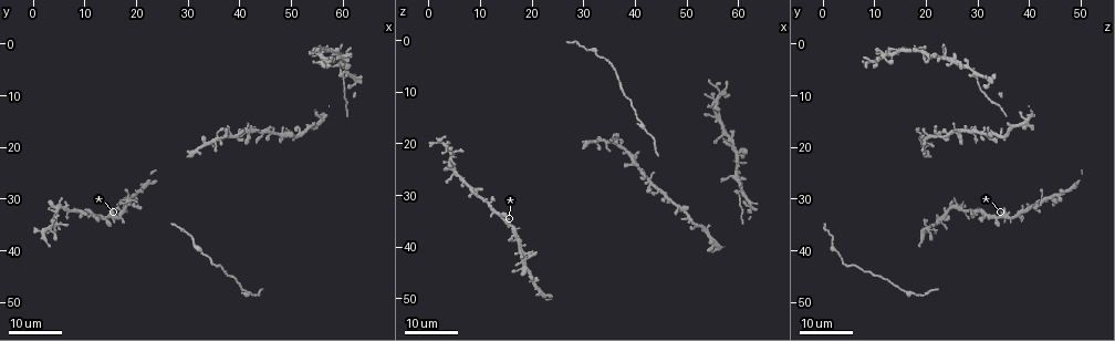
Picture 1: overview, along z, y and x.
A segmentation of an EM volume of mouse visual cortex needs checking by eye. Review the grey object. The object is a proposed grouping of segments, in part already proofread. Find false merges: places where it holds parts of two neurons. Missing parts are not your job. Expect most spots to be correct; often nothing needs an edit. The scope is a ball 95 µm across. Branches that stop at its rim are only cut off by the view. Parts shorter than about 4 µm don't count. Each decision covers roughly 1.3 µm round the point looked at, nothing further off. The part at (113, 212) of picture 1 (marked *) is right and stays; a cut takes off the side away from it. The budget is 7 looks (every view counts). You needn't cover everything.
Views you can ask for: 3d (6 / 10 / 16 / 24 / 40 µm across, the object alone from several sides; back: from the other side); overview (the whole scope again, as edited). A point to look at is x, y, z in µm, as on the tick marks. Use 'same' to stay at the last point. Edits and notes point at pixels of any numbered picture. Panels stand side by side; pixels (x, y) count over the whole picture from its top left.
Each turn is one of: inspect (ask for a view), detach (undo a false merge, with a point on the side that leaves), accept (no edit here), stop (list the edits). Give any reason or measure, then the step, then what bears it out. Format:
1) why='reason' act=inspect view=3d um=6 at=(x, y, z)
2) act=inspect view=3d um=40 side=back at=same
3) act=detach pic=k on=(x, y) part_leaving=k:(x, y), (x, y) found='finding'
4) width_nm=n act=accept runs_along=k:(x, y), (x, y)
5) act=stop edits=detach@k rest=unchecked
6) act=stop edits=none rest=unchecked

why='three-way junction' act=inspect view=3d um=24 at=(14.5, 33.0, 34.5)

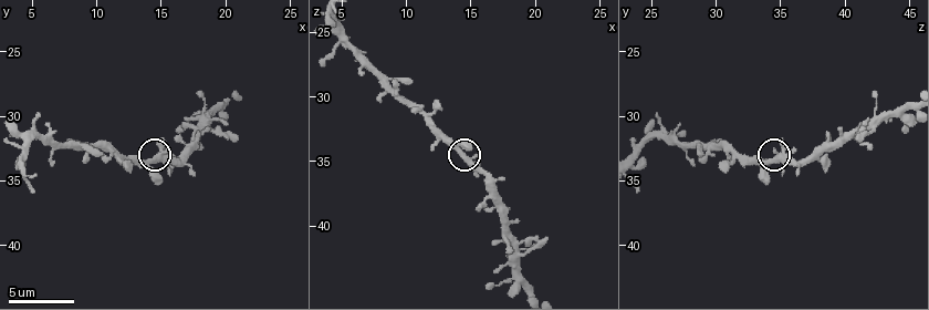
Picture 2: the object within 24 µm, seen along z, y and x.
why='zoom in' act=inspect view=3d um=10 at=(14.4, 33.4, 34.4)

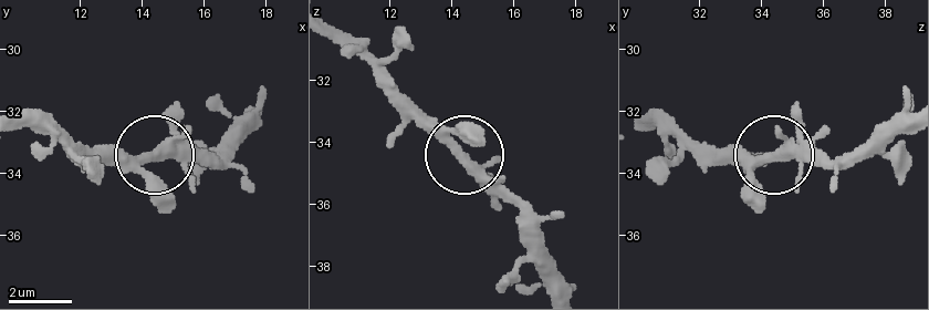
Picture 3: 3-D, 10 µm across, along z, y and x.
arms=3 act=accept runs_along=3:(778, 130), (783, 137), (766, 154), (698, 158) found='one neuron here'

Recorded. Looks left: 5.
why='sudden change in width' act=inspect view=3d um=24 at=(2.0, 37.0, 19.0)

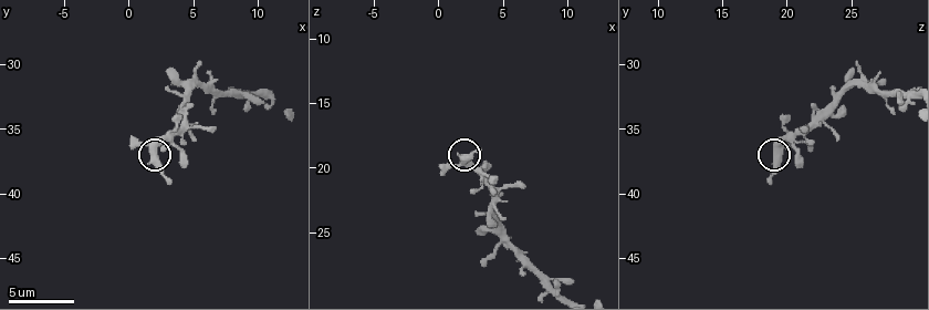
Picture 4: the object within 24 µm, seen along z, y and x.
why='zoom in' act=inspect view=3d um=6 at=(2.2, 37.4, 19.6)

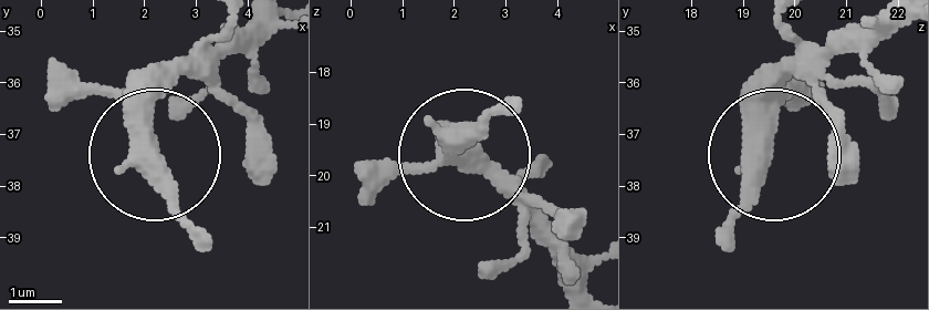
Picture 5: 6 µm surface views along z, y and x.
act=inspect view=3d um=6 side=back at=(2.10, 37.35, 19.35)

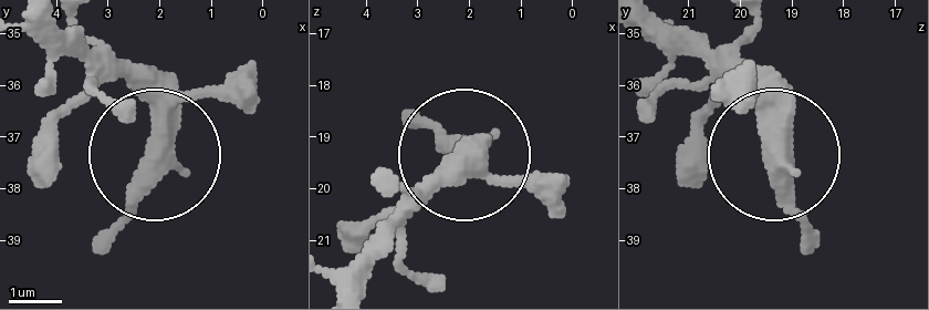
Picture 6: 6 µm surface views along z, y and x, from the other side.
act=accept found='one neuron here'

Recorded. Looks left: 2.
act=inspect view=3d um=16 at=(4.4, 35.0, 21.8)

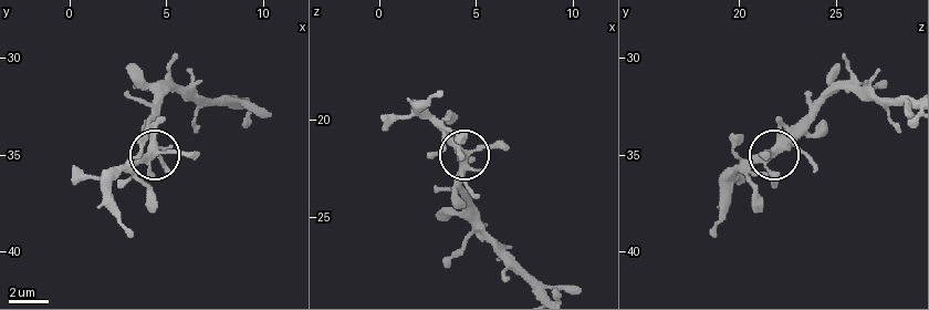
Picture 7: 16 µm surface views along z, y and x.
why='from behind' act=inspect view=3d um=16 side=back at=(4.4, 34.9, 21.7)

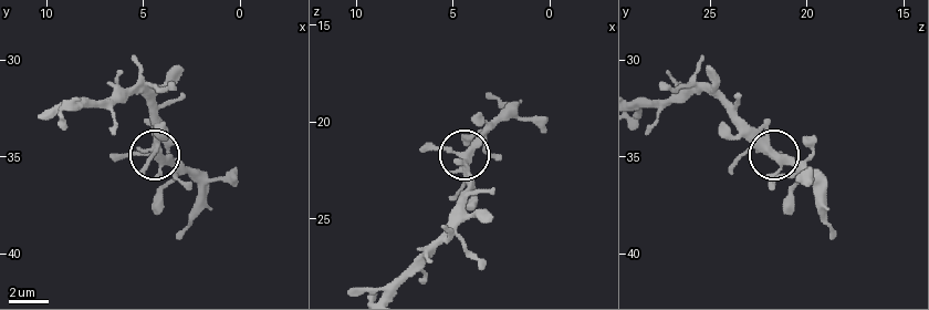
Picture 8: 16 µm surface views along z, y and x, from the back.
arms=4 act=accept runs_along=8:(69, 109), (103, 109), (148, 93), (158, 155), (196, 181) found='all the same neuron'

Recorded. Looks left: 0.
act=stop edits=none rest=unchecked

